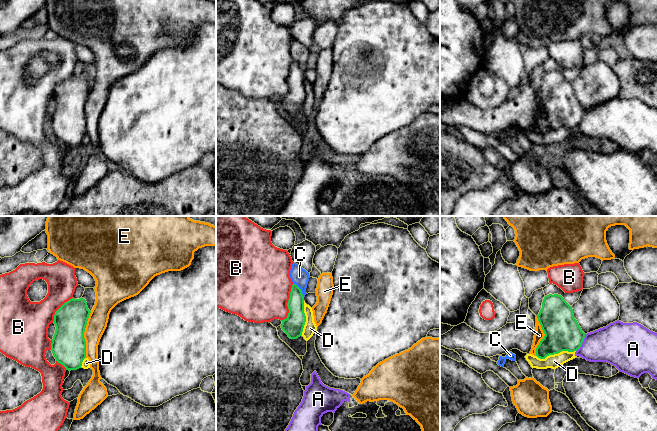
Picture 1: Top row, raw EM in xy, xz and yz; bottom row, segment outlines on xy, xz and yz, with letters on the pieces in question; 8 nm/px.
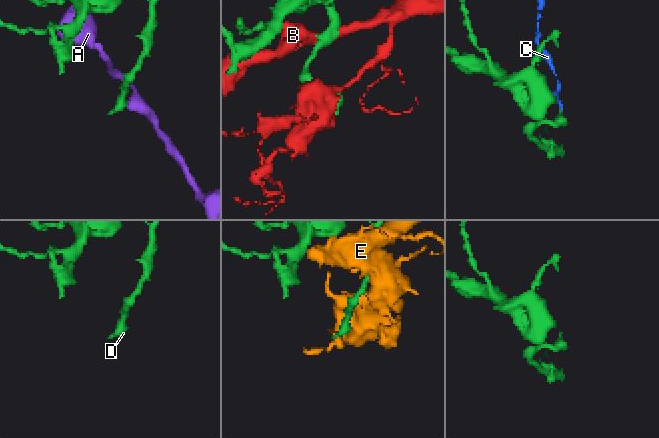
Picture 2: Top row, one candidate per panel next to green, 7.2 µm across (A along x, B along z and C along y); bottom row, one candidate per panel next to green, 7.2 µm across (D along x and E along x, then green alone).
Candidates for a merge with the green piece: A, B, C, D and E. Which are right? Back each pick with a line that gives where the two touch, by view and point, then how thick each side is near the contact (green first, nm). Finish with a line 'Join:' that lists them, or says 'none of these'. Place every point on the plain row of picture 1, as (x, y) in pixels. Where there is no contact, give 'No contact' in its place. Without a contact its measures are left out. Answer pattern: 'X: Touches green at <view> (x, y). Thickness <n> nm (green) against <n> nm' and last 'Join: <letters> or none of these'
Join: none of these

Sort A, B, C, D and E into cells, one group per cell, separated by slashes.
A C D / B / E

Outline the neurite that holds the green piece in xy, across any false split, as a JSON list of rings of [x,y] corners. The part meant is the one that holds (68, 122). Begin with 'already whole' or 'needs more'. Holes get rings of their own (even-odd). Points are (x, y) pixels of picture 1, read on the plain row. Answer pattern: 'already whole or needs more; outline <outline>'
already whole; outline [[[72,74],[55,88],[53,99],[56,106],[51,127],[56,137],[66,146],[81,144],[86,134],[84,108],[90,89],[84,74]]]

